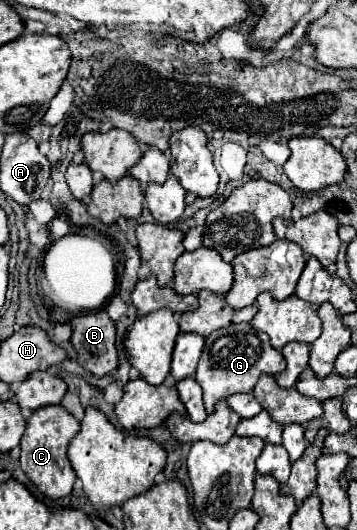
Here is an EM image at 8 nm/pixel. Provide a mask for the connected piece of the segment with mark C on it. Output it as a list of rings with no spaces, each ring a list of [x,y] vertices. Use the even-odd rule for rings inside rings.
[[[47,405],[45,409],[37,409],[27,421],[25,435],[19,443],[21,469],[37,485],[37,489],[49,499],[67,497],[73,489],[75,471],[71,467],[71,461],[67,459],[67,445],[77,435],[77,431],[79,431],[79,421],[61,405]]]

